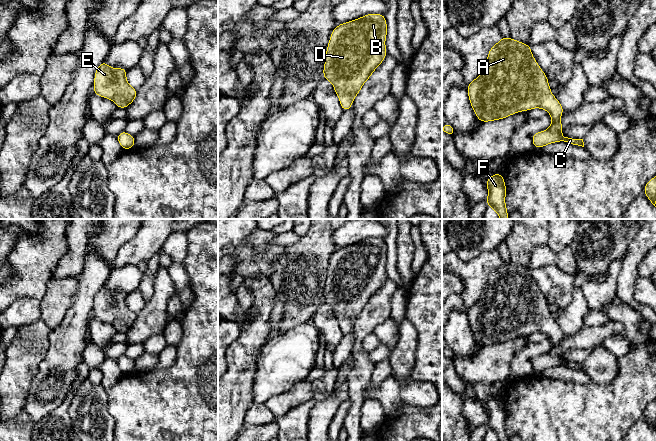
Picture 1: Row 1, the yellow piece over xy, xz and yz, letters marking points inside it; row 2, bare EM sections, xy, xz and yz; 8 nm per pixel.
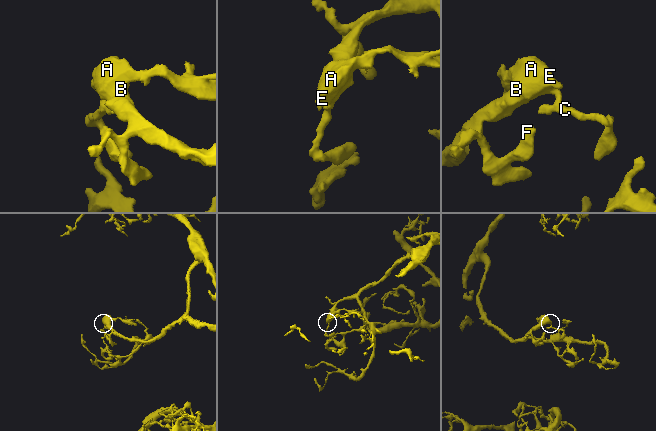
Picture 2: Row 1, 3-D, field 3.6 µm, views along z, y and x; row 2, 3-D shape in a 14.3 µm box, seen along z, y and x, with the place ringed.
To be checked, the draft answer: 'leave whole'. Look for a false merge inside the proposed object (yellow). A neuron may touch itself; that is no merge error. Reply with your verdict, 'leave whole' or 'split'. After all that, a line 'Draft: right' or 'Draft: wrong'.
leave whole
Draft: right

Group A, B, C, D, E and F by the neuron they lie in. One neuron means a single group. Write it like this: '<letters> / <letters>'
A B C D E F

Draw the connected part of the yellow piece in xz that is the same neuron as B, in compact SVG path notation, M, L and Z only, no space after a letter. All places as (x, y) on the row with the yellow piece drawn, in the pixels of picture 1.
M378 13L341 23L333 29L325 54L323 79L333 84L343 112L353 106L353 100L364 83L386 58L386 37L387 21L385 15Z

